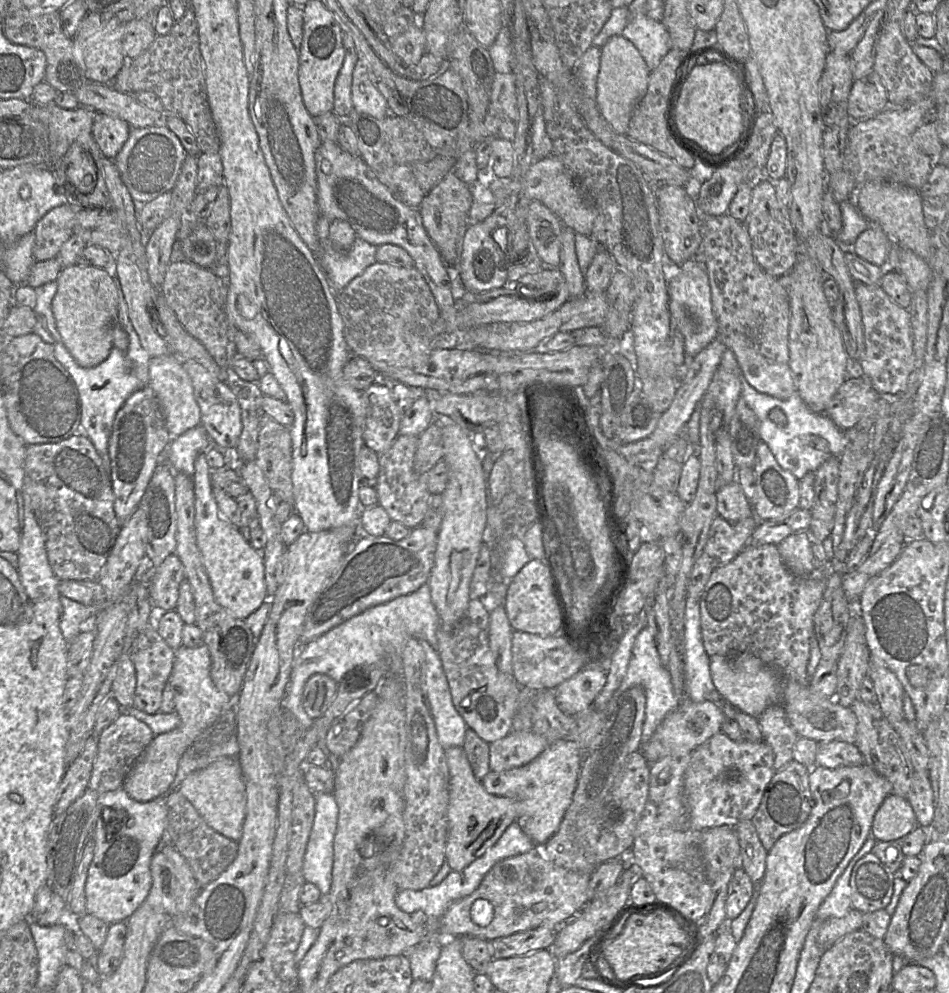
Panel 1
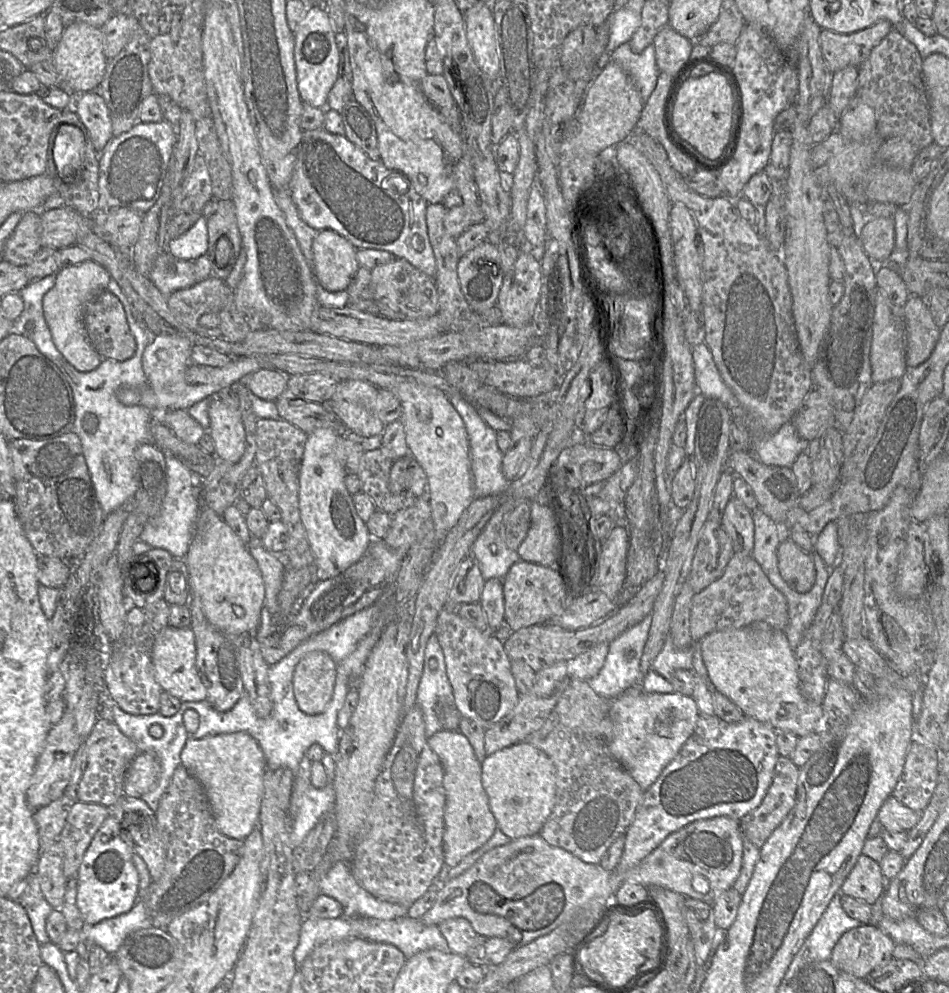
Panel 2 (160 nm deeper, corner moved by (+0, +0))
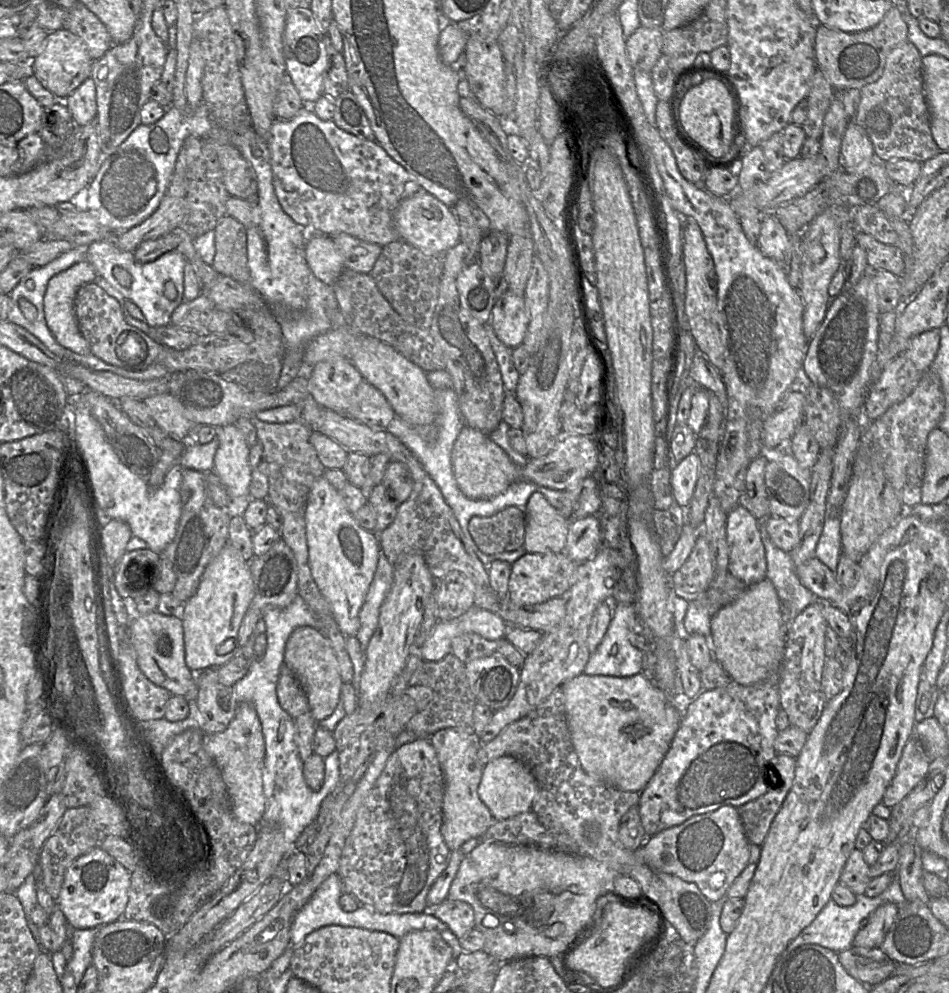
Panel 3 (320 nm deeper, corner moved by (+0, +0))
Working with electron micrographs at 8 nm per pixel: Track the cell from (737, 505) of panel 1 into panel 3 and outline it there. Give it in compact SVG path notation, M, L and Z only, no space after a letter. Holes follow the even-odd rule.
M739 504L728 513L726 540L729 547L728 573L746 585L766 577L767 562L760 521Z

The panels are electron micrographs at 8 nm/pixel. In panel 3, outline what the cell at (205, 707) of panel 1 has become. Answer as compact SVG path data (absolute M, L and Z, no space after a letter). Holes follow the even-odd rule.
M157 611L133 615L129 624L130 639L142 673L154 684L165 688L171 695L179 695L187 701L196 699L198 684L196 674L185 662L184 630L180 618L163 615Z

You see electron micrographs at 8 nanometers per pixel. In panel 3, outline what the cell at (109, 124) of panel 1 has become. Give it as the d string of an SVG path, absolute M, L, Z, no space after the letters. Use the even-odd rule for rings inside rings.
M92 77L87 78L67 97L67 107L77 126L85 126L97 117L96 86Z

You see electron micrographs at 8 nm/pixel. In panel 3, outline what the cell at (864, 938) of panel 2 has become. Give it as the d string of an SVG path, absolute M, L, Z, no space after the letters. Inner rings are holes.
M886 903L879 906L869 917L866 926L860 929L853 947L879 948L898 913L897 905Z

